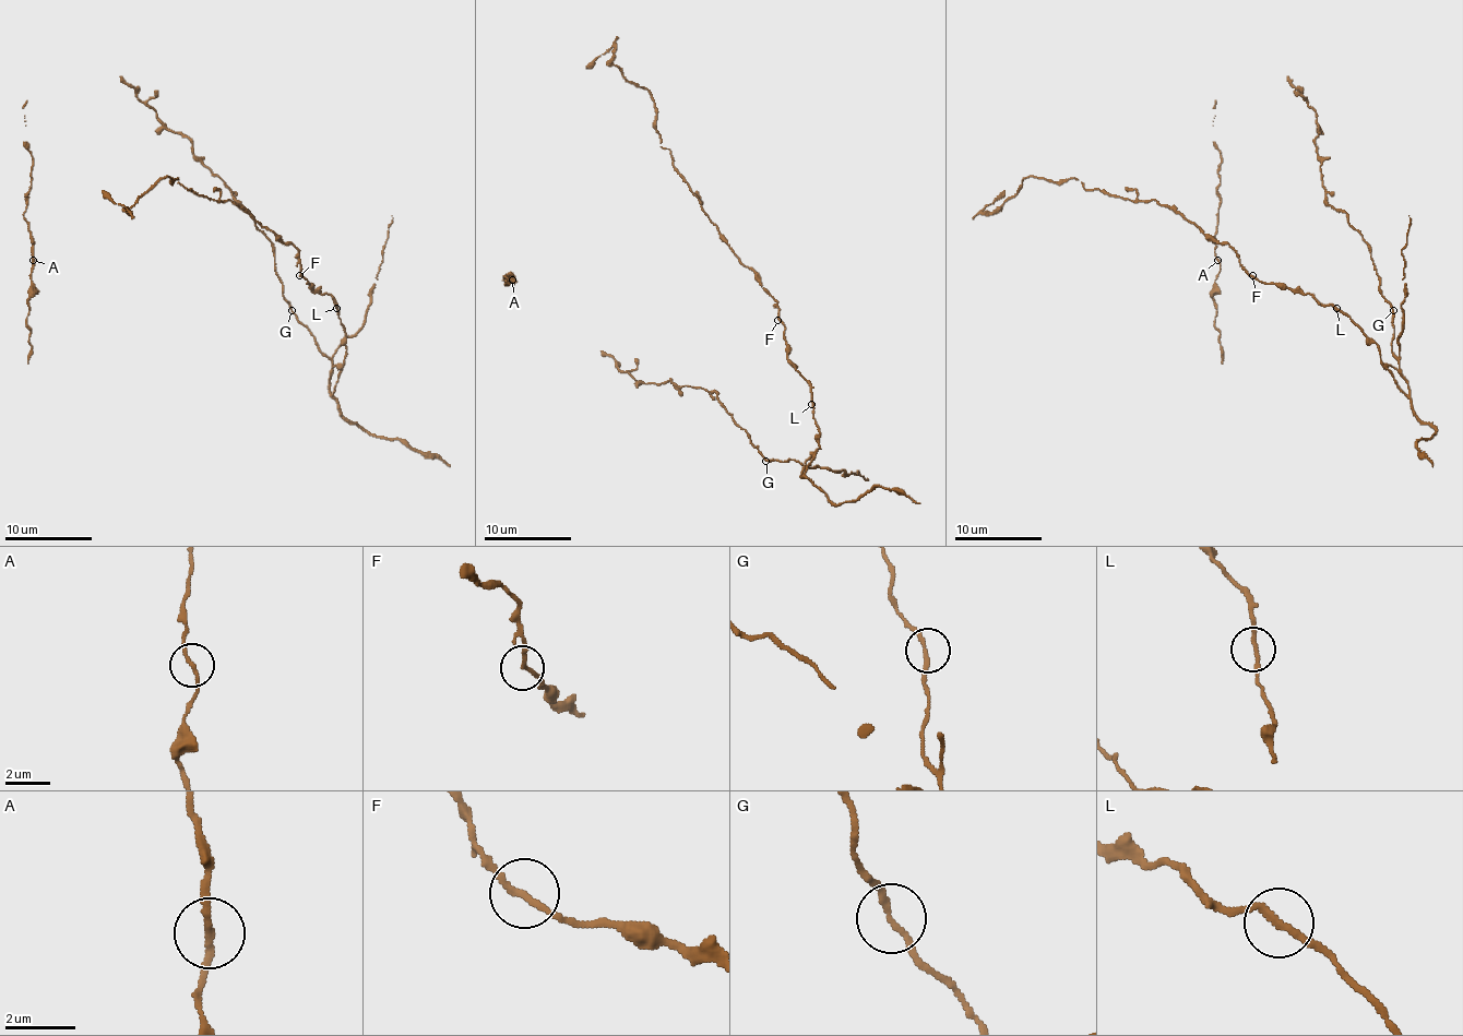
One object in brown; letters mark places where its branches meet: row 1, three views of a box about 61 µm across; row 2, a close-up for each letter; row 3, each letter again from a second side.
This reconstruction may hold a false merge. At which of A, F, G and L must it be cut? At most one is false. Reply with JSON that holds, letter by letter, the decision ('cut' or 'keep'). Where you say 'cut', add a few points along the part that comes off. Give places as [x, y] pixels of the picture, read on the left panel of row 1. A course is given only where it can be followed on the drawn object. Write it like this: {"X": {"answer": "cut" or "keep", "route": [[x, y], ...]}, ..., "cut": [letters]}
{"A": {"answer": "keep"}, "F": {"answer": "keep"}, "G": {"answer": "keep"}, "L": {"answer": "keep"}, "cut": []}

